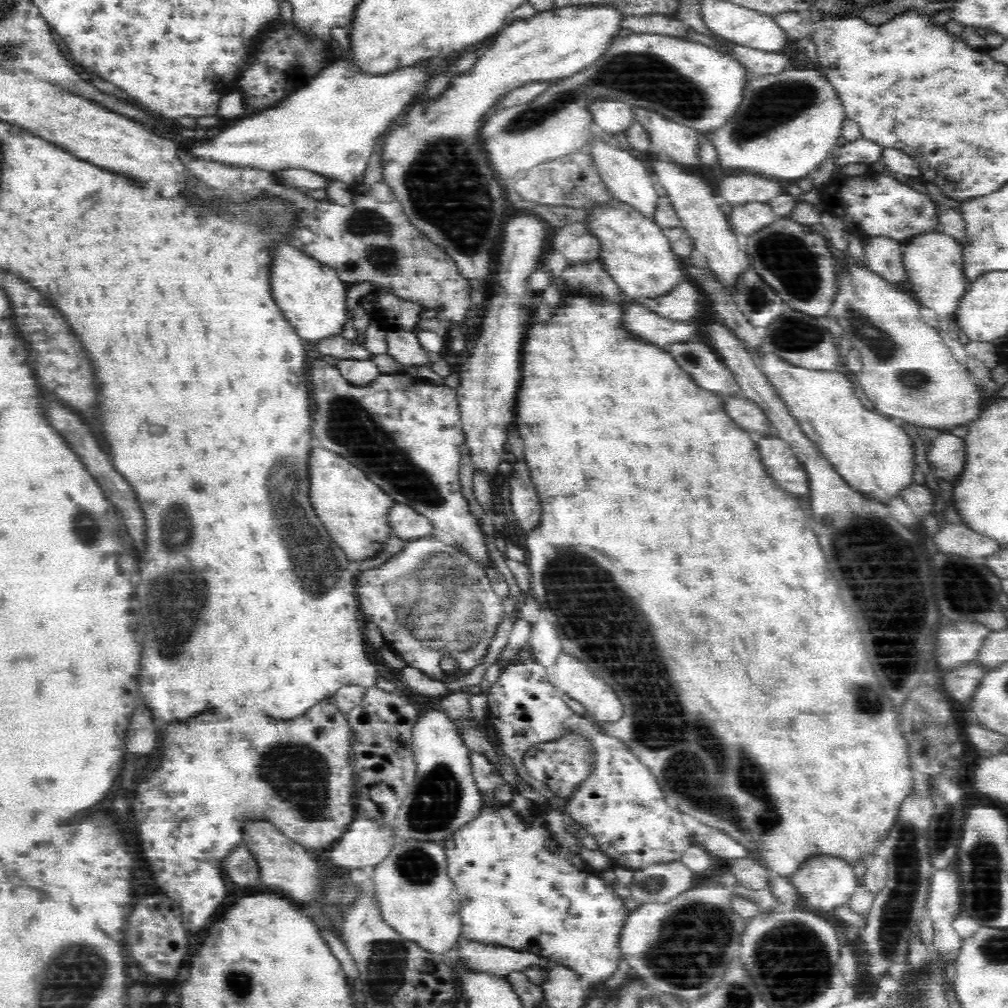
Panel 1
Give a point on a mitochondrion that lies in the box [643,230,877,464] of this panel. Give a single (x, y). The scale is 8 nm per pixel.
(792, 334)

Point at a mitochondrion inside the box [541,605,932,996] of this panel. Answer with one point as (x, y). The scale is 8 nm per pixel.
(676, 955)

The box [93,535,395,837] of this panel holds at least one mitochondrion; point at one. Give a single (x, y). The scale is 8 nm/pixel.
(296, 773)

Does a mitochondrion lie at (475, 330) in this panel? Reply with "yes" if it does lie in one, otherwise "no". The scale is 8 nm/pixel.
no

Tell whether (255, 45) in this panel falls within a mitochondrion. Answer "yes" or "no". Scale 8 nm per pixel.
no

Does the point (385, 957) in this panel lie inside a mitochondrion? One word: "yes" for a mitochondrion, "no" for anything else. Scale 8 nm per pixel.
yes

